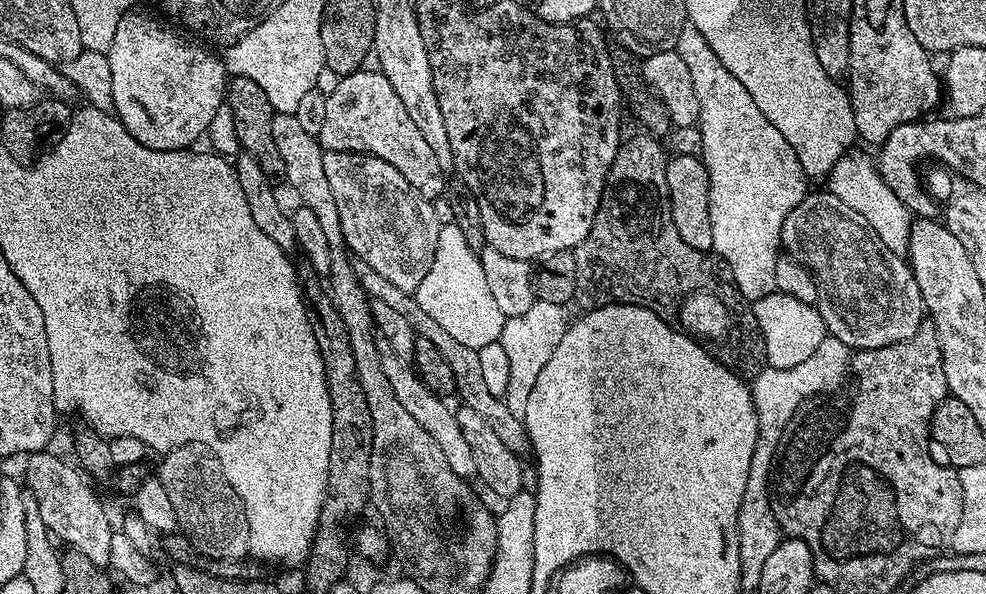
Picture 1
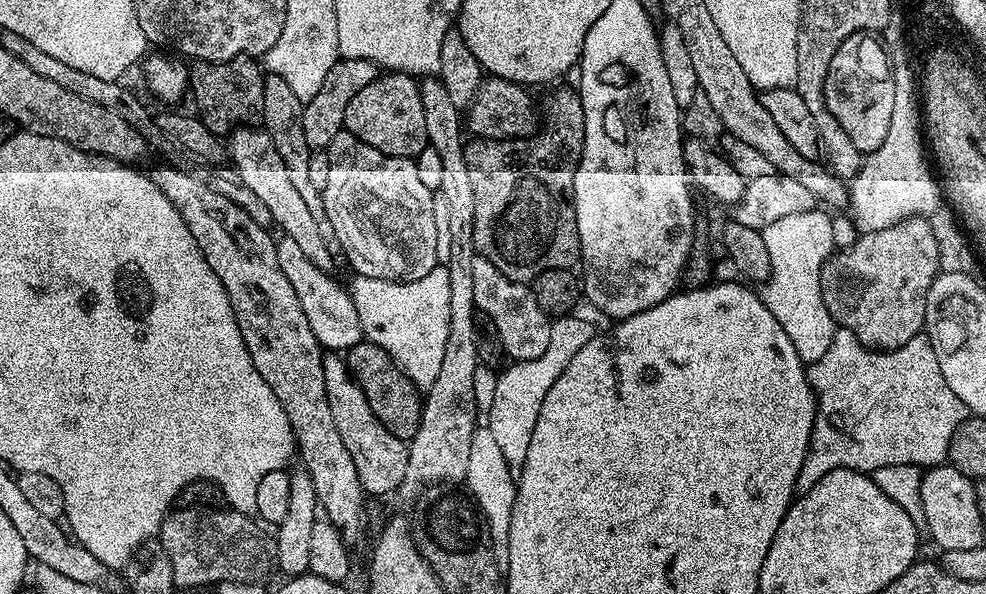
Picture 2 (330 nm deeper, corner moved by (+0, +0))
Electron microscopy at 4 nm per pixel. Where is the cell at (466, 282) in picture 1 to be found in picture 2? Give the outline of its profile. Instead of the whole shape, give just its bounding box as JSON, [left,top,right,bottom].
[350,266,450,390]

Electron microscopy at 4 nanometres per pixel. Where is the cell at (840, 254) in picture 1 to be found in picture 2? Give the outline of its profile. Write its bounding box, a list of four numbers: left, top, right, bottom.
[823,216,940,350]

